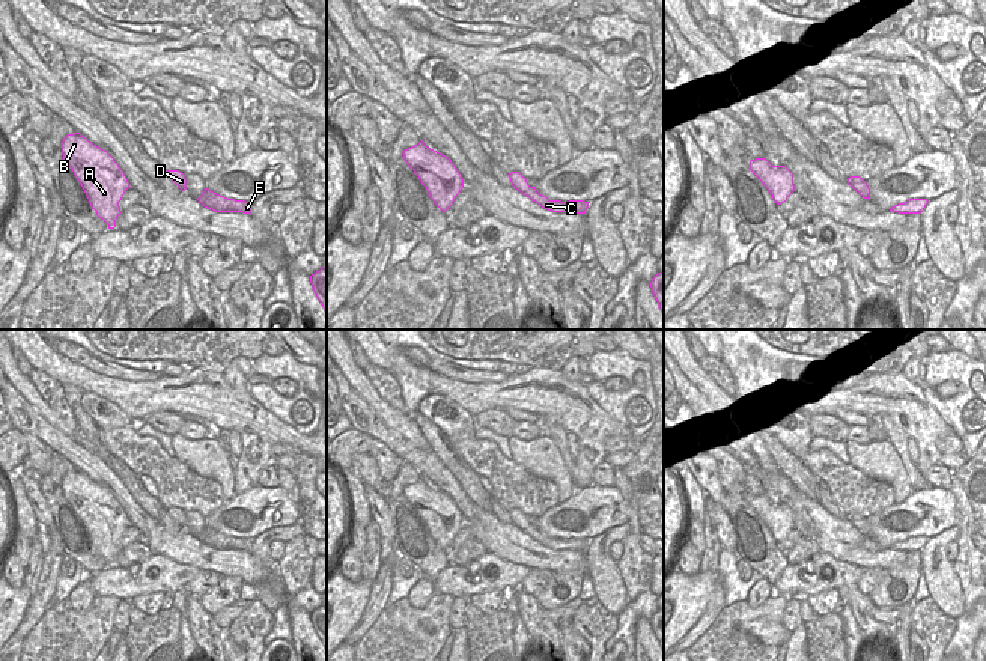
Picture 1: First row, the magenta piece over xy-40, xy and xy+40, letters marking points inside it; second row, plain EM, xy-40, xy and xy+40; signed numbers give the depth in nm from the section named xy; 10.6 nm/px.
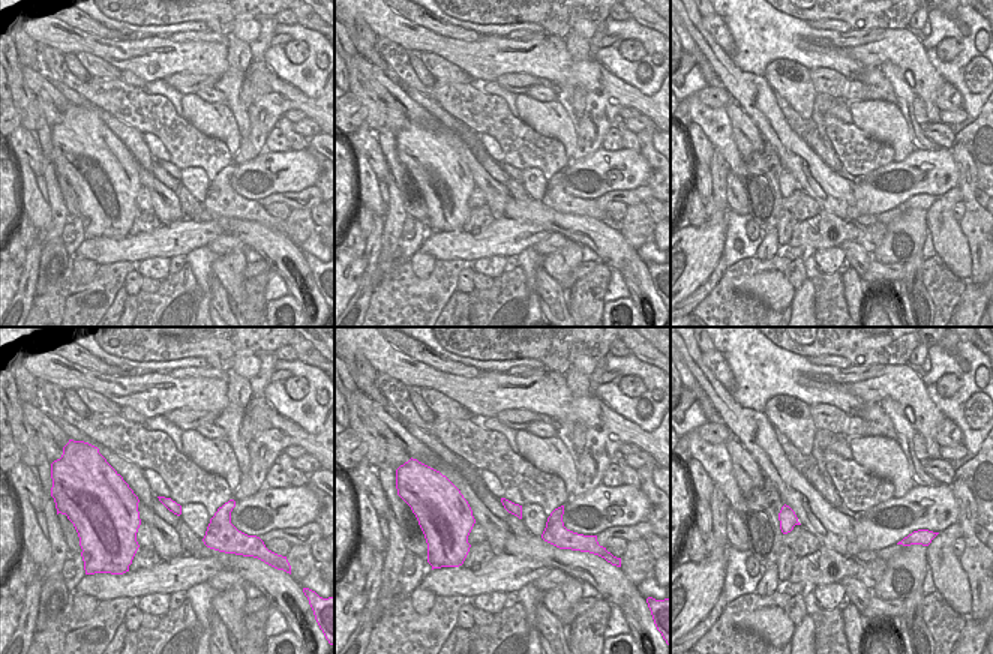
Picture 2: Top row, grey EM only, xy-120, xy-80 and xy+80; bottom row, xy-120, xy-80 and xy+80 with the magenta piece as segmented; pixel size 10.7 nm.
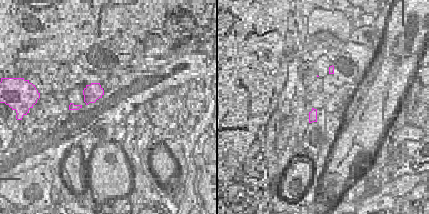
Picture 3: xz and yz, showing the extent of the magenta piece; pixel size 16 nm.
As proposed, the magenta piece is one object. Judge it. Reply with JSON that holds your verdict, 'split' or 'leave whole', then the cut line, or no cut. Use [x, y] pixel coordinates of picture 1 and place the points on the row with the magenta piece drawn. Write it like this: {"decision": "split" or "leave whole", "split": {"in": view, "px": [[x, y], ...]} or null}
{"decision": "split", "split": {"in": "xy", "px": [[532, 187], [527, 196]]}}

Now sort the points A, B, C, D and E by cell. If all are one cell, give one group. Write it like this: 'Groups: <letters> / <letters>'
Groups: A B D / C E

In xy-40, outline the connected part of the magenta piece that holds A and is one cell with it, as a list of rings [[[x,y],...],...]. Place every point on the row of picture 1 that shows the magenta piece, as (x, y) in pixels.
[[[80,133],[63,139],[62,154],[80,181],[92,209],[108,224],[108,229],[114,229],[122,214],[119,202],[131,188],[123,170],[107,151]]]

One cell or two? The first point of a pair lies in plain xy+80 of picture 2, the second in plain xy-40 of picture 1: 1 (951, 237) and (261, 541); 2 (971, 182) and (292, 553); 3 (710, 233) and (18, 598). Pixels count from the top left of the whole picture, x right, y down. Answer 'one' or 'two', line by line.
1: one
2: one
3: one

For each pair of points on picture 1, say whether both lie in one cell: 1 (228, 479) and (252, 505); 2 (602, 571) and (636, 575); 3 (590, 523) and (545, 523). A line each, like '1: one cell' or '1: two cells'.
1: two cells
2: two cells
3: one cell

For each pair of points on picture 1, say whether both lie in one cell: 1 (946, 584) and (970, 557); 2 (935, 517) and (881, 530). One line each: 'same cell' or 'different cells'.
1: different cells
2: same cell

